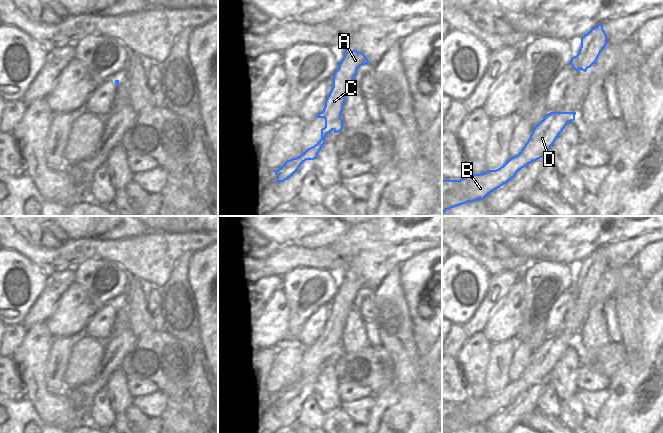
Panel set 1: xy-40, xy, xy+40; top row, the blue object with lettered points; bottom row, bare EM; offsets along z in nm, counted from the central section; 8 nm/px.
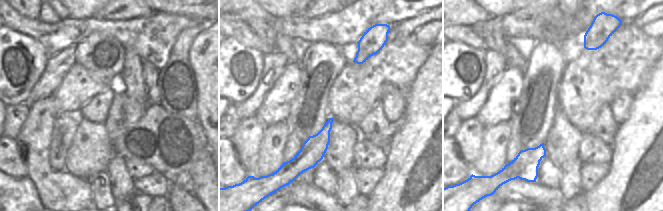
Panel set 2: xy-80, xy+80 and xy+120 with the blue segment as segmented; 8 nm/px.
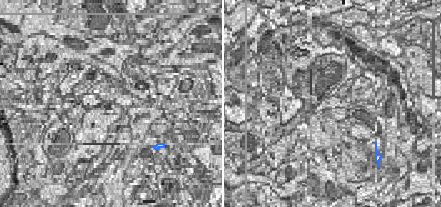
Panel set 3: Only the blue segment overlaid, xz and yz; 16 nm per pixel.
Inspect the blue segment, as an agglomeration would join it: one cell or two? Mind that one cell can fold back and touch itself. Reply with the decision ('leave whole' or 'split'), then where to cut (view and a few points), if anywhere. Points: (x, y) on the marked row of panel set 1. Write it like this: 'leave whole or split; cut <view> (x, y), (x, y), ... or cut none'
leave whole; cut none

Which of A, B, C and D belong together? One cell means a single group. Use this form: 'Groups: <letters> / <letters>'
Groups: A B C D.

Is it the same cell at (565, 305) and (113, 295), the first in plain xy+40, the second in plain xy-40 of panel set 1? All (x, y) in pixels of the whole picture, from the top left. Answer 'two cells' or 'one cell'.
two cells

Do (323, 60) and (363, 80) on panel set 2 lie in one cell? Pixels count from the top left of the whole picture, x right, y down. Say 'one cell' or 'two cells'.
two cells

